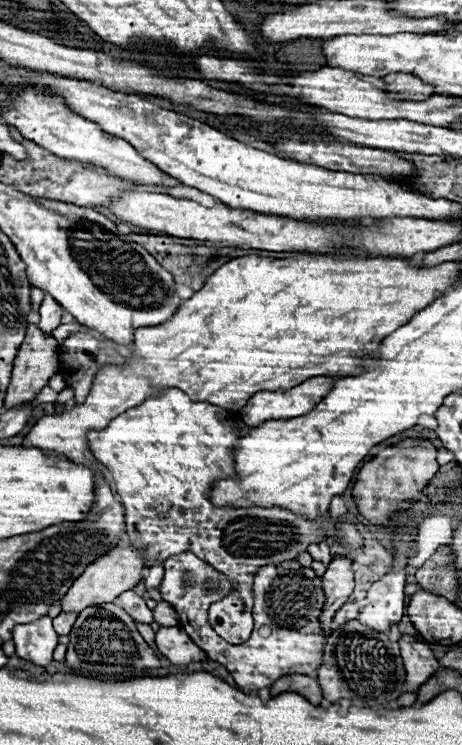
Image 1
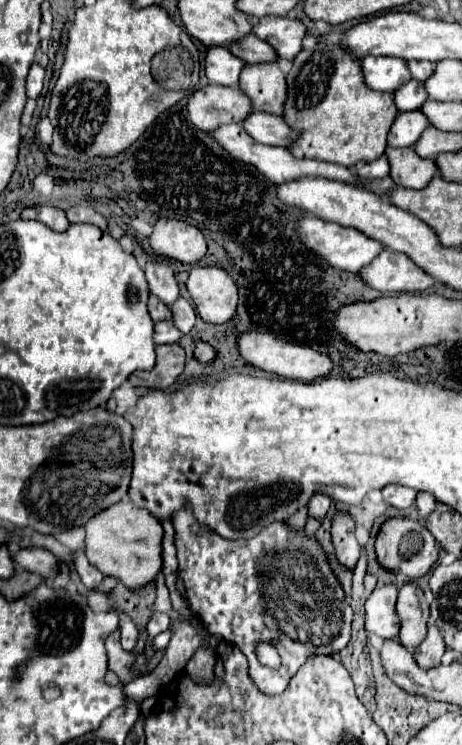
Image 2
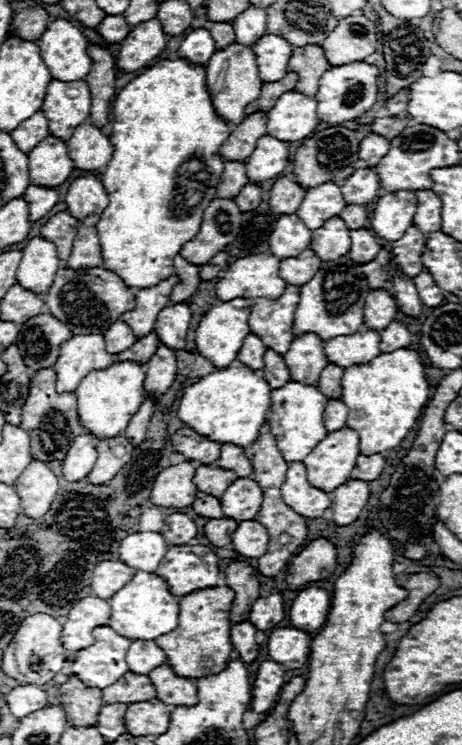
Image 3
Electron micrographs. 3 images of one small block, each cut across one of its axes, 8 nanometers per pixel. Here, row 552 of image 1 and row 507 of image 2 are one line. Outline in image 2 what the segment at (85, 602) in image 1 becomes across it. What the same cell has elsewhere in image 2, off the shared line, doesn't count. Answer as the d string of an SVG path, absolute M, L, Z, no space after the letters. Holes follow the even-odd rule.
M116 502L100 510L84 526L86 530L86 556L104 576L114 576L126 582L128 588L138 588L152 582L162 570L162 526L150 512L138 508L134 502Z

